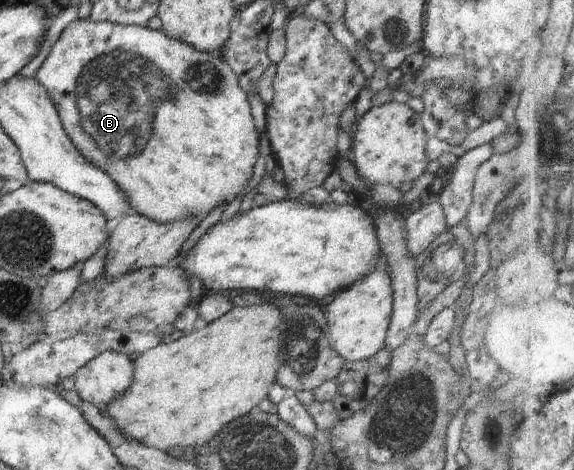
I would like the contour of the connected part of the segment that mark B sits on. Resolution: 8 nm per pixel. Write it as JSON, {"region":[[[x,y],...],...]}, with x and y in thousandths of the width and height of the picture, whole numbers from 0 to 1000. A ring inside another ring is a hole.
{"region":[[[155,36],[136,40],[124,64],[120,64],[120,57],[111,62],[59,166],[82,191],[84,204],[105,249],[106,266],[117,279],[122,298],[145,326],[157,349],[179,362],[214,404],[232,453],[240,453],[277,474],[298,474],[328,462],[340,462],[350,472],[373,443],[394,440],[404,426],[422,417],[429,391],[439,379],[443,349],[446,349],[451,326],[451,281],[446,279],[427,191],[418,183],[409,153],[383,121],[382,113],[341,106],[324,91],[296,83],[282,64],[267,64],[256,55],[240,53],[213,55],[192,45],[167,47]],[[286,166],[293,166],[300,174],[300,187],[307,191],[307,204],[300,213],[286,213],[286,209],[300,204],[300,187],[293,187],[293,170],[286,170]],[[272,213],[286,213],[286,226],[275,221],[275,230],[265,243],[272,243],[279,230],[286,230],[282,255],[279,255],[279,238],[272,247],[258,243],[258,230]]]}

